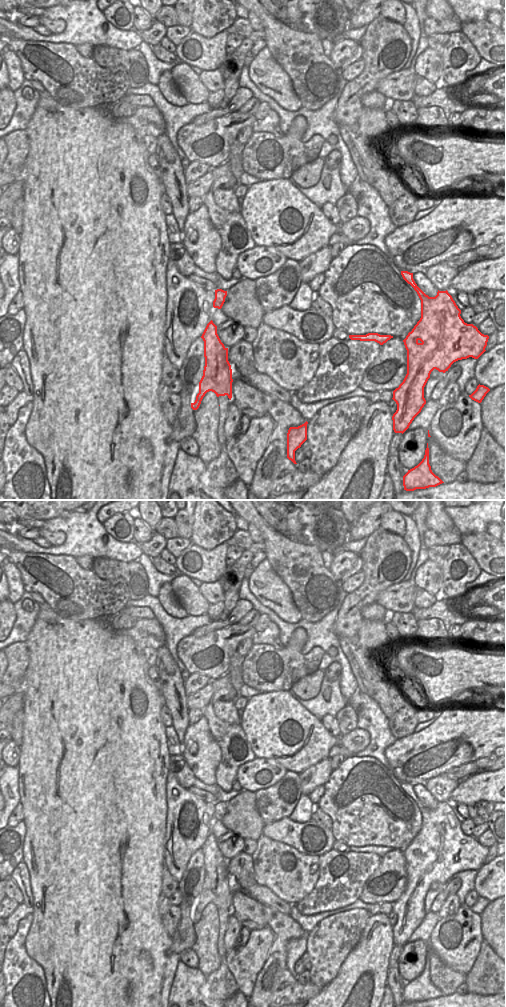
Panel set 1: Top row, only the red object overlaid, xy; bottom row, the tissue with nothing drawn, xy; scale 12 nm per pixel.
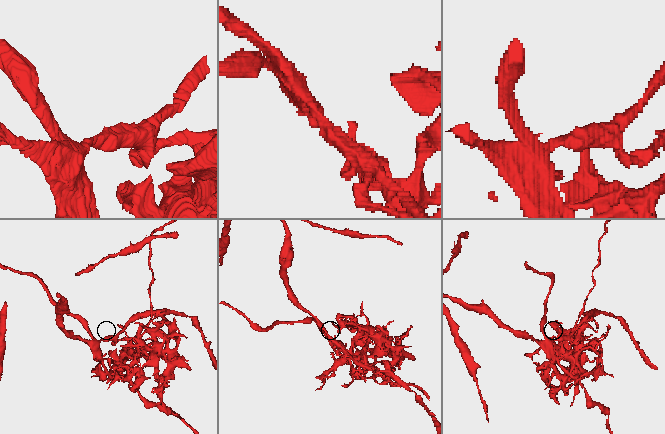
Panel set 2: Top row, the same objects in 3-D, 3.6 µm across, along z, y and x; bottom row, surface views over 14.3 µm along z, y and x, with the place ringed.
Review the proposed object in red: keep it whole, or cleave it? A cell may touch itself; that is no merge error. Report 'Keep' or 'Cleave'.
Cleave.

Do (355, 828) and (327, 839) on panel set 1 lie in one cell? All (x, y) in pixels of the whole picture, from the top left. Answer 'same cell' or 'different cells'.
different cells

